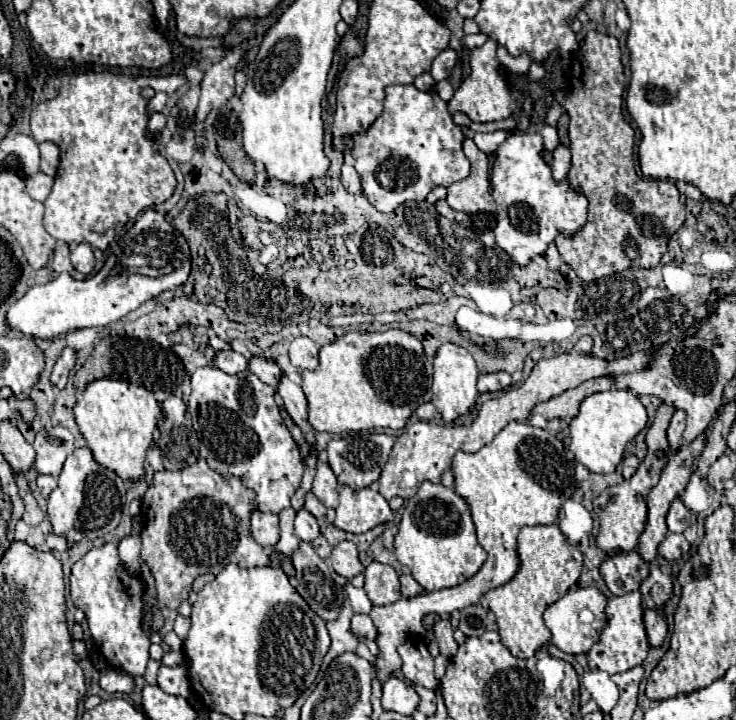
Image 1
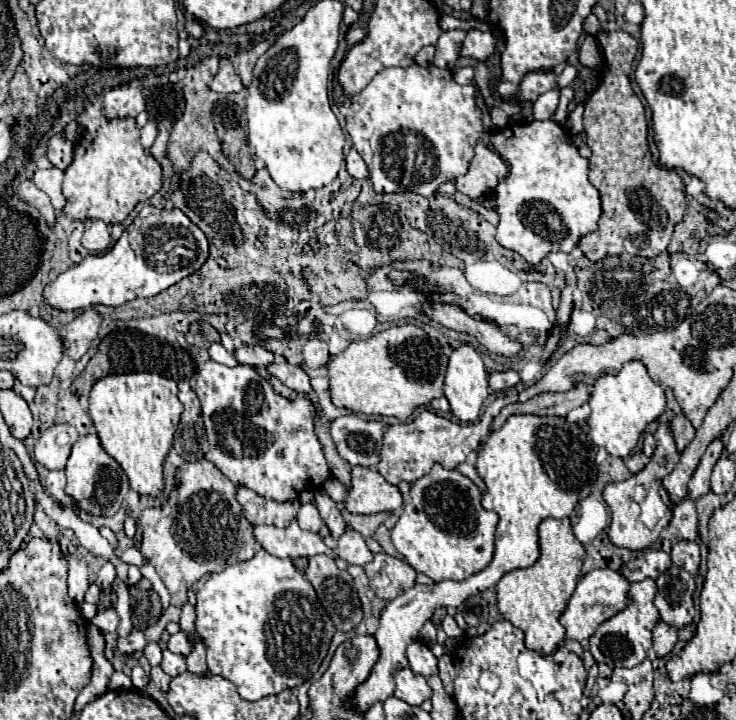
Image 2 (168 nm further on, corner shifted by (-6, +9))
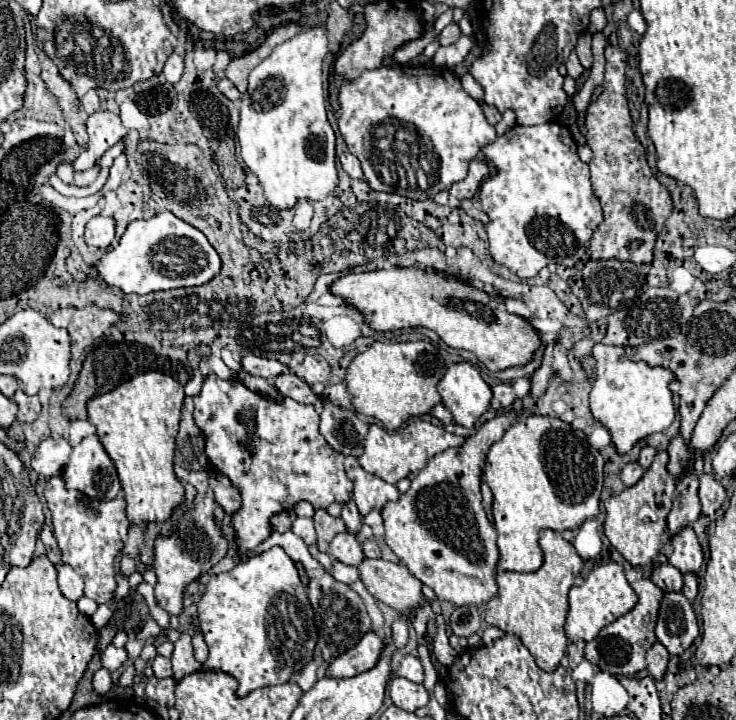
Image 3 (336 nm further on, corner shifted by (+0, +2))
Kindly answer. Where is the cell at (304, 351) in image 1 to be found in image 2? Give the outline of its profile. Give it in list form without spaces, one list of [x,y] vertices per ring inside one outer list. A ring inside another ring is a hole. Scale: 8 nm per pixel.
[[[310,339],[304,345],[304,359],[306,359],[306,365],[312,367],[312,369],[324,367],[330,361],[328,345],[324,341],[320,341],[320,339]]]

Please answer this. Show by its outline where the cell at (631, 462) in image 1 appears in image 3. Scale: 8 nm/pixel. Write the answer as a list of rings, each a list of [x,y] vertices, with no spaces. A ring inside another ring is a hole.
[[[630,462],[630,464],[626,464],[626,466],[622,468],[620,478],[622,478],[622,482],[624,482],[626,486],[634,486],[634,484],[642,478],[642,474],[644,474],[642,466],[640,466],[638,462]]]

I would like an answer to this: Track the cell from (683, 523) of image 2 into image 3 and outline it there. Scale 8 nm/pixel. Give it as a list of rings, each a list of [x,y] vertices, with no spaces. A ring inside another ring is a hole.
[[[684,526],[676,534],[672,534],[670,544],[674,546],[672,556],[668,558],[668,562],[672,566],[676,566],[680,572],[698,572],[700,570],[704,556],[702,556],[702,548],[698,544],[698,538],[696,538],[692,526]]]

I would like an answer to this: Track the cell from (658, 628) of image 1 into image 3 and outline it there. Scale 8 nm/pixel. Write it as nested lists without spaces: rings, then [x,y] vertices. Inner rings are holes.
[[[654,642],[652,648],[646,652],[646,662],[648,662],[646,670],[650,672],[652,678],[660,680],[660,678],[664,676],[664,672],[666,672],[666,664],[668,664],[668,658],[670,658],[668,650],[666,650],[660,642]]]

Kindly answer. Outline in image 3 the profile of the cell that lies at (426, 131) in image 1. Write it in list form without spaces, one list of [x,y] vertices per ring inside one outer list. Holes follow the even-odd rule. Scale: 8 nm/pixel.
[[[382,66],[378,70],[368,70],[364,72],[358,80],[354,82],[342,82],[340,86],[340,116],[338,116],[338,128],[340,134],[348,146],[348,150],[362,162],[362,170],[364,170],[364,178],[370,184],[372,190],[376,192],[390,192],[390,194],[398,194],[404,198],[412,198],[412,200],[426,200],[436,196],[442,190],[450,190],[450,186],[454,182],[460,182],[466,178],[468,174],[468,164],[470,160],[476,158],[476,154],[488,144],[494,142],[496,138],[496,130],[494,126],[490,126],[484,118],[484,112],[480,108],[480,104],[462,88],[458,76],[452,76],[450,70],[442,70],[442,68],[434,68],[434,66]]]

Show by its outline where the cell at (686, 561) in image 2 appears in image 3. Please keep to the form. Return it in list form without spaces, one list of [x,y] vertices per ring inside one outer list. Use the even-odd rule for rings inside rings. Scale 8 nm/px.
[[[684,572],[684,586],[682,586],[682,594],[692,602],[698,594],[698,576],[692,572]]]

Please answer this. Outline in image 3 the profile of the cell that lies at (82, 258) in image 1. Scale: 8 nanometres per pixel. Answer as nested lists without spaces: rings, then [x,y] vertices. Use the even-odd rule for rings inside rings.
[[[94,216],[88,224],[86,224],[86,232],[84,232],[84,240],[88,246],[92,248],[102,248],[106,250],[110,246],[110,242],[114,240],[114,220],[112,218],[102,218],[102,216]]]

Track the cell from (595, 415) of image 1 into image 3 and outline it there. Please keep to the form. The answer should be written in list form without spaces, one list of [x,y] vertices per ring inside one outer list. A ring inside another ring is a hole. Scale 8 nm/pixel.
[[[594,344],[592,356],[596,358],[596,380],[590,392],[590,410],[610,434],[612,446],[618,454],[628,454],[632,446],[648,434],[666,430],[674,420],[674,402],[668,382],[672,372],[666,368],[650,368],[644,362],[620,360],[624,348]]]

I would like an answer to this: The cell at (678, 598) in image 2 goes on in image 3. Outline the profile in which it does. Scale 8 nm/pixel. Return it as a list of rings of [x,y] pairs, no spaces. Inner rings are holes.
[[[664,592],[656,622],[656,638],[670,654],[682,654],[700,634],[690,600],[682,592]]]

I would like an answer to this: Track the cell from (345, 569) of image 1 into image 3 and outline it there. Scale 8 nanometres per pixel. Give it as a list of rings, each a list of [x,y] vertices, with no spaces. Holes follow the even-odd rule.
[[[342,532],[330,542],[330,556],[348,566],[358,566],[364,560],[362,548],[350,532]]]

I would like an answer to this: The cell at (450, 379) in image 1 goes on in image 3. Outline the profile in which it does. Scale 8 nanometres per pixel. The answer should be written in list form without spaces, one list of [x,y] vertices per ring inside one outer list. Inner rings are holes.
[[[458,362],[448,366],[444,378],[438,382],[438,392],[444,400],[444,406],[452,412],[452,418],[456,424],[464,426],[464,428],[472,428],[476,418],[482,416],[488,408],[490,408],[490,398],[492,398],[492,390],[490,386],[482,380],[480,372],[470,364],[470,362]]]

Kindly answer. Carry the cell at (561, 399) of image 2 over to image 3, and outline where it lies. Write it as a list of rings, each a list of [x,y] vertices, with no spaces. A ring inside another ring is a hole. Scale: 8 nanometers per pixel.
[[[508,410],[498,414],[496,418],[484,422],[480,430],[466,438],[464,446],[444,450],[436,454],[428,466],[412,480],[406,494],[402,494],[396,502],[388,502],[382,510],[384,528],[386,528],[386,544],[392,552],[400,558],[400,562],[416,576],[422,584],[430,586],[438,600],[448,600],[456,606],[482,606],[492,596],[496,596],[496,562],[498,562],[498,548],[496,548],[496,528],[488,520],[482,508],[480,496],[480,476],[486,462],[486,452],[490,446],[504,436],[504,432],[518,420],[518,412]]]

